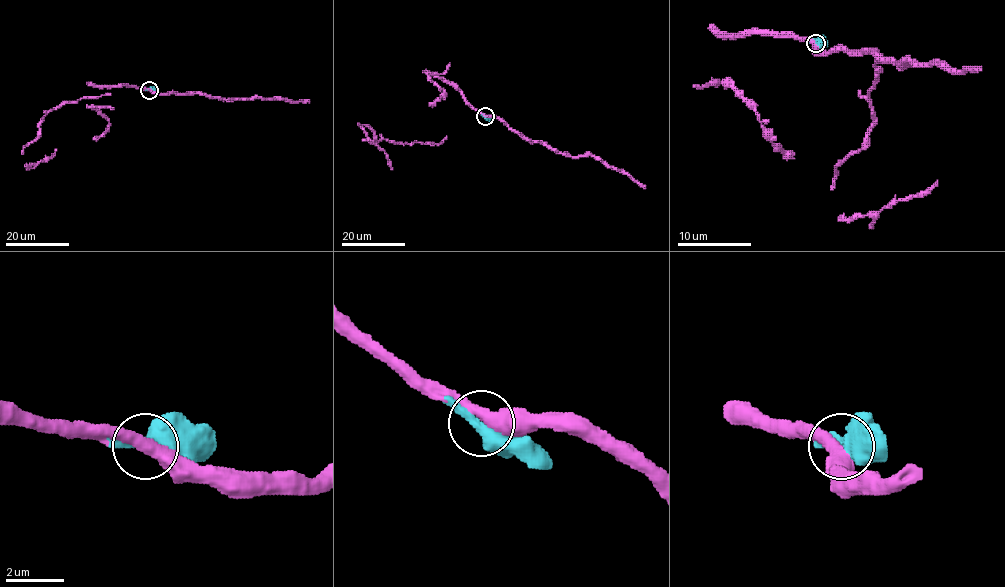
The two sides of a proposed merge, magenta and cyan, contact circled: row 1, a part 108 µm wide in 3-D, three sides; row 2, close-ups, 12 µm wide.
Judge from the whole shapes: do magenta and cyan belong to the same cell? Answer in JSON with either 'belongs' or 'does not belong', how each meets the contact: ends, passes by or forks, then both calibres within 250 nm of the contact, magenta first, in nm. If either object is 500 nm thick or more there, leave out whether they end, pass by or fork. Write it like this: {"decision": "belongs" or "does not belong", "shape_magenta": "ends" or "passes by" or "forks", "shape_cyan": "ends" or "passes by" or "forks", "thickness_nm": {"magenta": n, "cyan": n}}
{"decision": "belongs", "shape_magenta": "passes by", "shape_cyan": "passes by", "thickness_nm": {"magenta": 420, "cyan": 480}}

